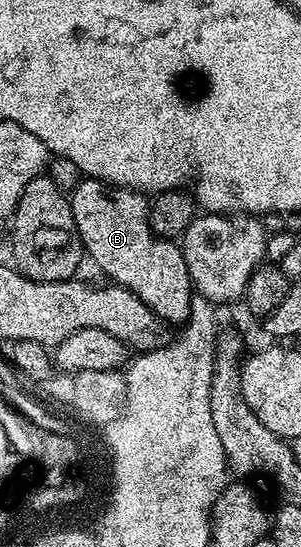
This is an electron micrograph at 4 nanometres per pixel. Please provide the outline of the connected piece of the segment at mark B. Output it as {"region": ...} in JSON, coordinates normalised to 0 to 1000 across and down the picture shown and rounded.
{"region":[[[269,325],[229,358],[229,375],[279,466],[292,473],[299,468],[372,517],[445,534],[551,592],[611,594],[635,574],[648,525],[598,444],[508,424],[495,410],[498,367],[439,344]]]}

